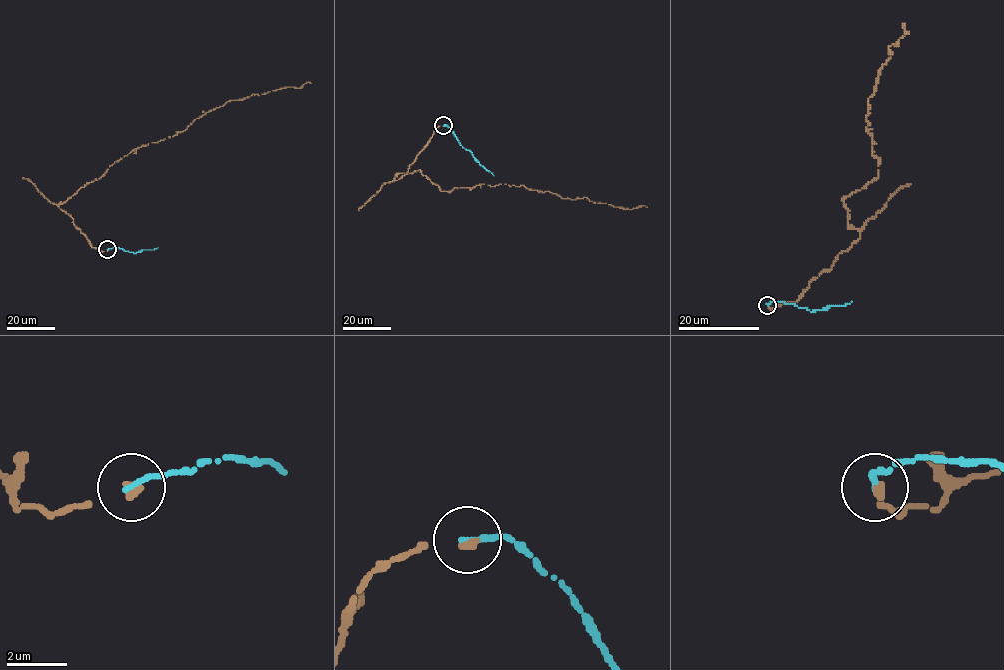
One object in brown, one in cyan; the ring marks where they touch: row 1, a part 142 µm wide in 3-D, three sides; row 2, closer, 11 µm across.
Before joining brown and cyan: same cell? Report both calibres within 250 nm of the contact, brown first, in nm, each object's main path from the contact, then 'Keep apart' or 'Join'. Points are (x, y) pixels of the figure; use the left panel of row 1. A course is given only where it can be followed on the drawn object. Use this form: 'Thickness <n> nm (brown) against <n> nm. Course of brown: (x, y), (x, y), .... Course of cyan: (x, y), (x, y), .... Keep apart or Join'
Thickness 320 nm (brown) against 200 nm. Course of brown: (107, 249), (100, 252), (91, 247), (58, 204), (101, 177), (132, 150), (175, 135), (229, 101), (311, 83). Course of cyan: (107, 249), (116, 247), (135, 253), (157, 248). Join

